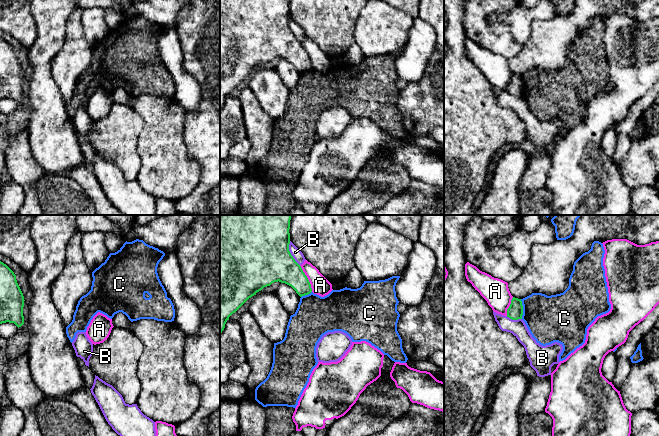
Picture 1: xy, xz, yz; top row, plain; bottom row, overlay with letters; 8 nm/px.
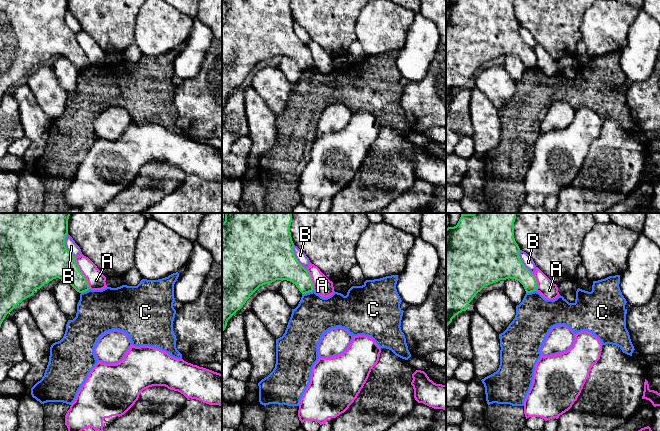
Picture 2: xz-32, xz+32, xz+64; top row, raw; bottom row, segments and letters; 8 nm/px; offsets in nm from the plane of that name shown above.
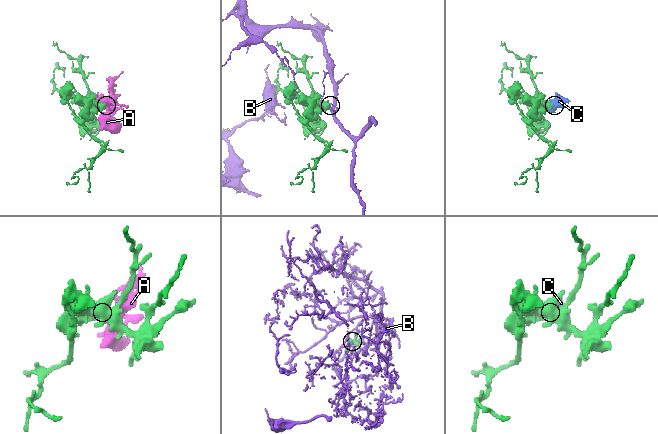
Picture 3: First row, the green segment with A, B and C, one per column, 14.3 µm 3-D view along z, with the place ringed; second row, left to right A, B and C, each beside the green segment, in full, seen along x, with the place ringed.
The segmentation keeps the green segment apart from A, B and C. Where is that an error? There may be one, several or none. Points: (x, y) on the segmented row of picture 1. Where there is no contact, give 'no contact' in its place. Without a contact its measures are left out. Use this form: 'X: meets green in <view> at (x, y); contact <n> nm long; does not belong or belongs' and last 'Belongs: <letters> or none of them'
A: meets green in xz at (307, 278); contact 240 nm long; does not belong
B: meets green in xz at (290, 253); contact 220 nm long; does not belong
C: meets green in yz at (522, 309); contact 160 nm long; does not belong
Belongs: none of them

